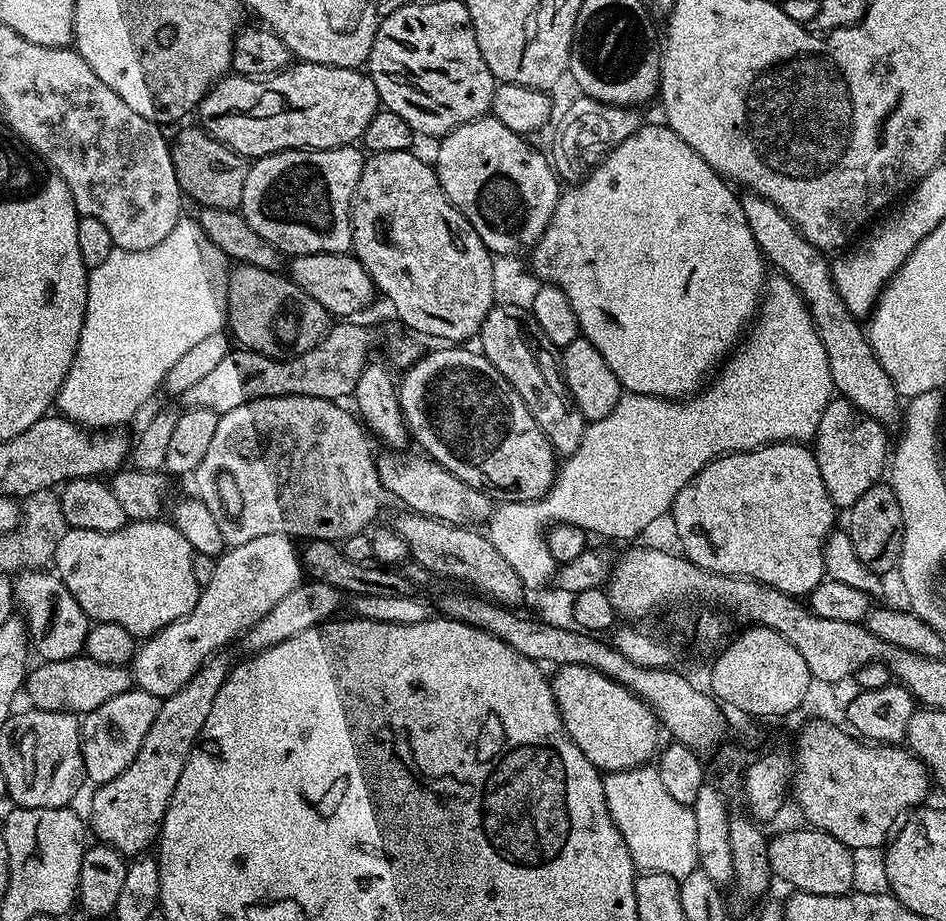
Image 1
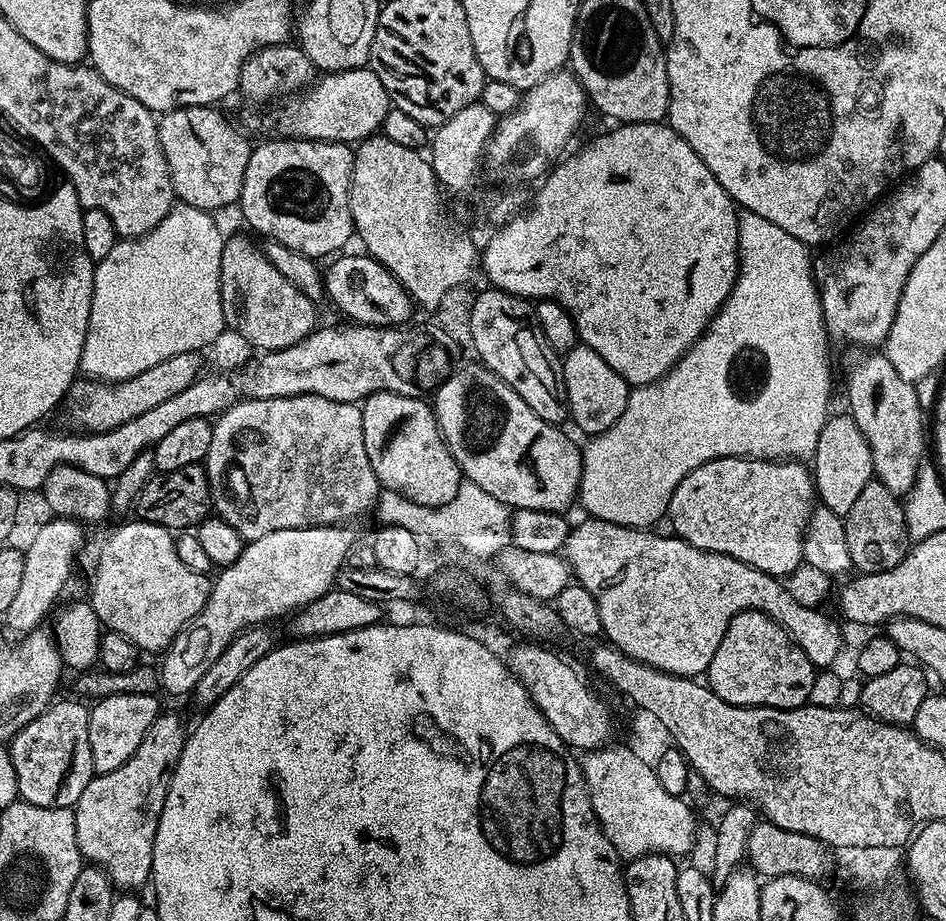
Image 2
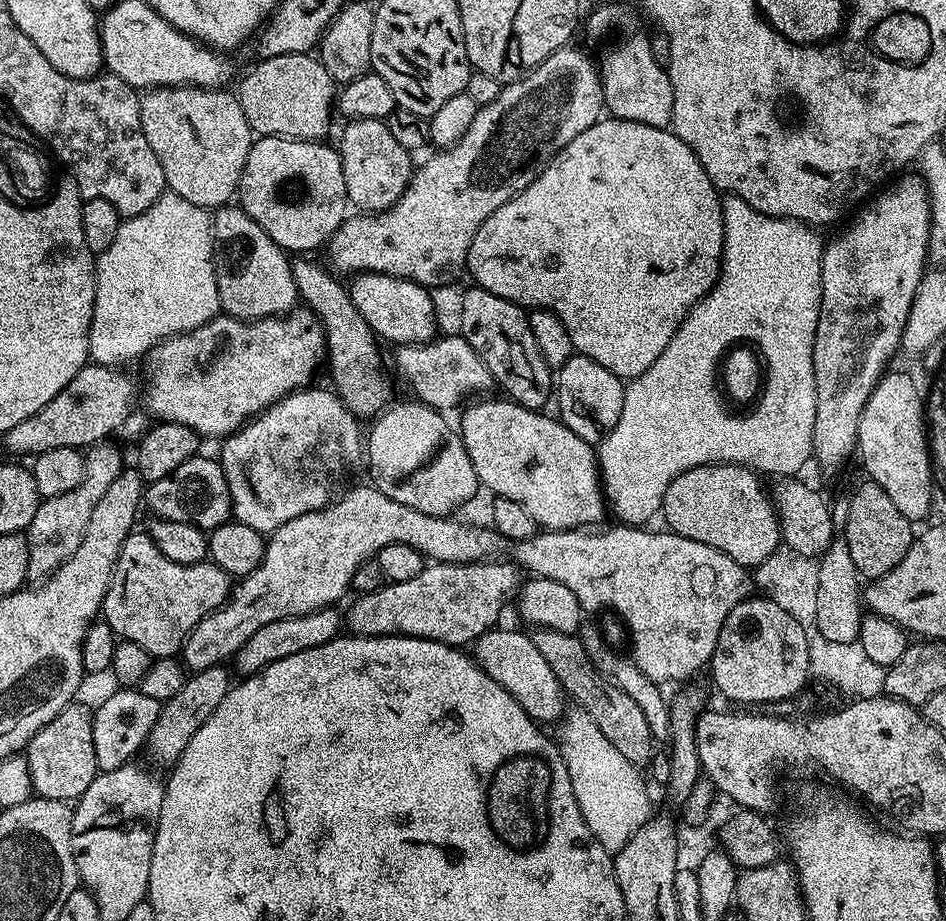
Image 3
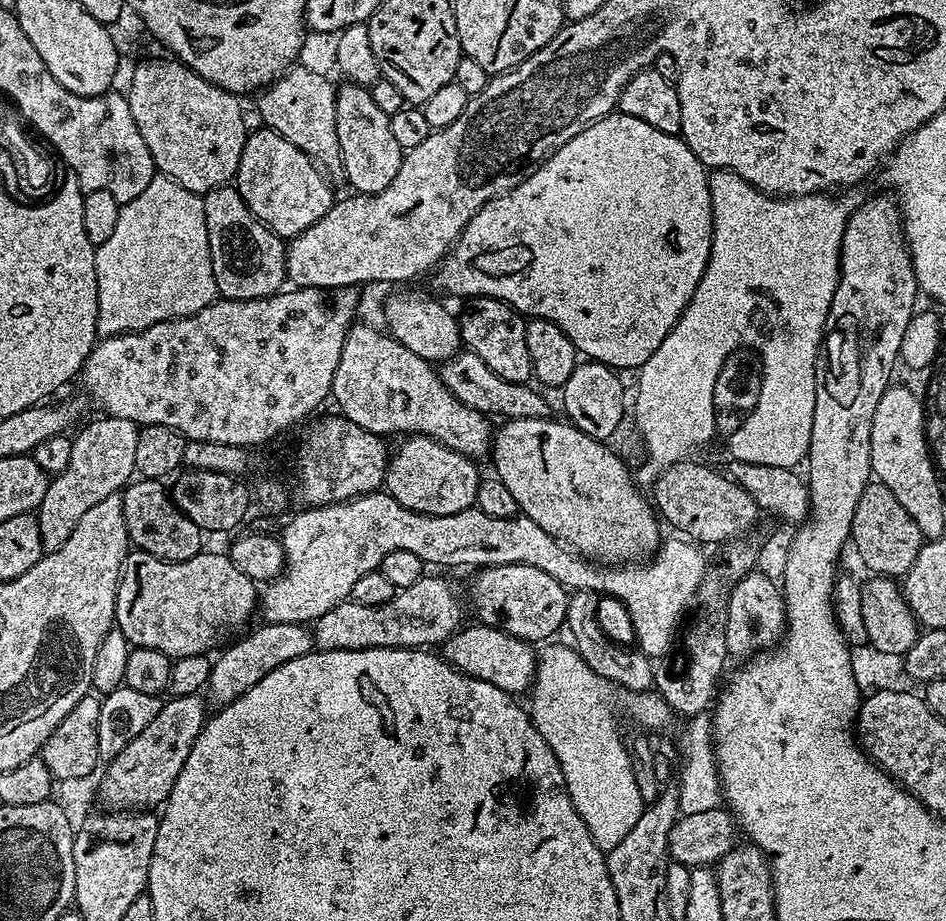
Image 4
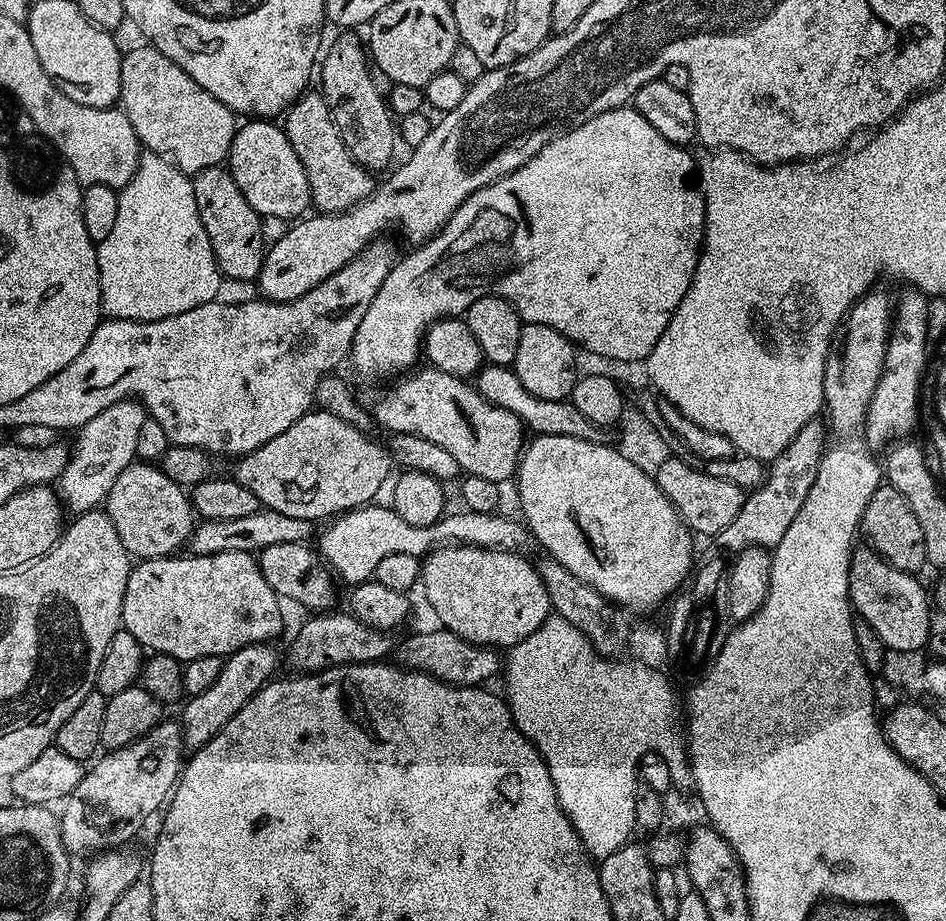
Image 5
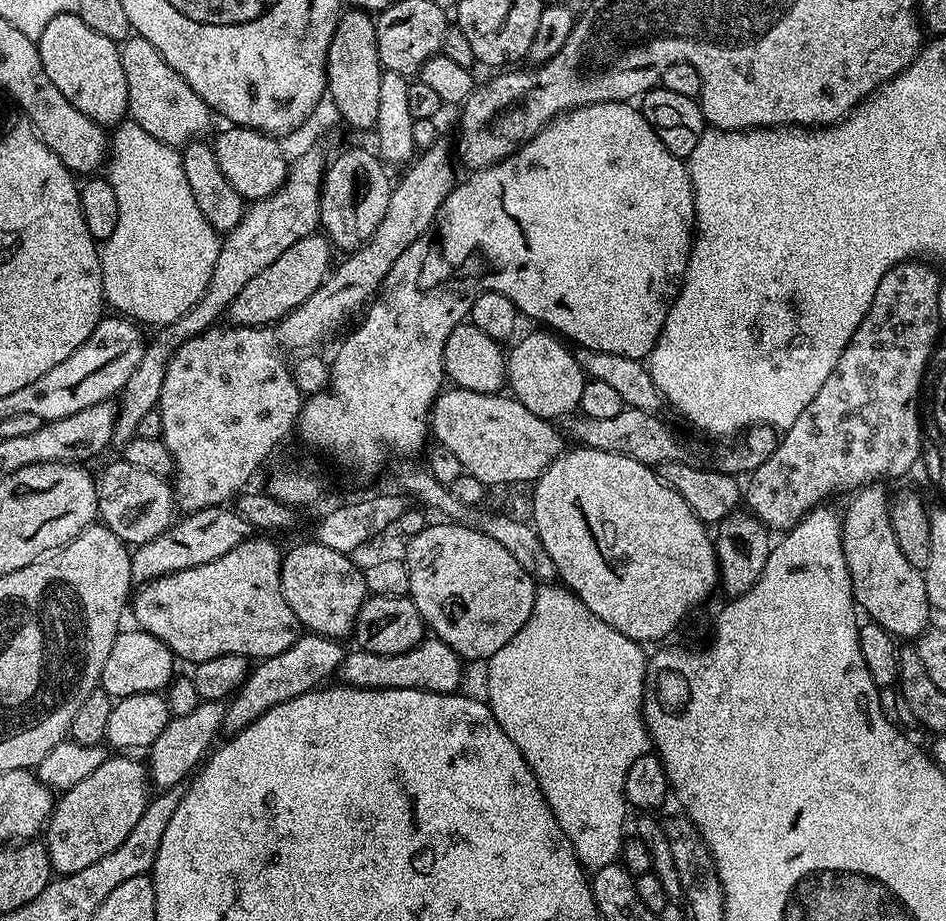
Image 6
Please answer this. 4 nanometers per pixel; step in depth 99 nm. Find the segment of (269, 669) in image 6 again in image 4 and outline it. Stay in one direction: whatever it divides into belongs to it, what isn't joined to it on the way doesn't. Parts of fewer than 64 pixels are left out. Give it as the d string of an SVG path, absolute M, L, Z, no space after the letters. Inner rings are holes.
M426 574L412 586L399 589L394 598L382 605L353 600L339 603L313 623L313 643L319 651L430 648L441 645L462 623L462 604L457 590L446 579Z

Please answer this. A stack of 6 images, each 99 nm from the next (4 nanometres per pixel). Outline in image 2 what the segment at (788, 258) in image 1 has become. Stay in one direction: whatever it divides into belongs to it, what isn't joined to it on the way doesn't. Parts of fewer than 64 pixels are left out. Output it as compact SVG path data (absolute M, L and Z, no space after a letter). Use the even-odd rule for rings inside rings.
M868 354L848 376L848 408L872 451L875 479L880 480L882 486L886 486L886 490L890 490L895 496L904 498L914 486L922 467L920 455L924 452L924 436L926 440L926 416L916 398L913 381L904 380L894 370L894 366L890 366L887 356L872 355L876 354Z

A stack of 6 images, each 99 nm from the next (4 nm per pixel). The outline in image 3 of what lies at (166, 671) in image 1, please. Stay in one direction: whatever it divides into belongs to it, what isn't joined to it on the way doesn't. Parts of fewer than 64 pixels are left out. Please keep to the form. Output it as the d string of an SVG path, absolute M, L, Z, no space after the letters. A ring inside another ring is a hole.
M360 492L357 496L341 495L327 511L311 512L292 518L290 522L271 532L264 545L264 557L256 569L239 577L228 599L216 611L202 618L202 622L198 622L198 626L194 626L192 632L184 639L182 663L185 669L189 673L196 673L208 667L223 665L231 661L247 639L266 623L310 614L316 609L335 605L335 600L343 594L344 588L346 592L351 585L356 567L373 559L374 554L380 552L383 546L406 544L431 561L460 564L481 559L487 553L484 551L488 548L488 540L484 537L485 533L478 528L460 520L454 522L449 517L422 514L421 511L411 510L408 506L386 498L381 492L369 492Z

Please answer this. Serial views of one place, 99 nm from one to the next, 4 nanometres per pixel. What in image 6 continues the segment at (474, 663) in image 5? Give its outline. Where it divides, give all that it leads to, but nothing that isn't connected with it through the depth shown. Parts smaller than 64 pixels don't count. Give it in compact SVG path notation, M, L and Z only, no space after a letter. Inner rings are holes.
M425 638L421 644L402 654L374 654L363 650L349 651L340 665L338 676L345 685L353 688L378 690L426 690L446 694L455 692L464 680L465 661L446 642Z

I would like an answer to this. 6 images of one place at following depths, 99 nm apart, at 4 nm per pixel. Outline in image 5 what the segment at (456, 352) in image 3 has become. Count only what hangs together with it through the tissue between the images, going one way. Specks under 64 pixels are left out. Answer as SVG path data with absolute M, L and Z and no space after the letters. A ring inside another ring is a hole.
M485 363L474 377L474 387L486 402L502 406L502 410L510 410L510 414L517 416L529 433L537 436L561 436L594 441L601 439L602 430L594 422L582 418L582 414L578 414L578 406L574 406L571 399L547 400L530 394L530 390L526 390L526 386L518 382L518 374L511 367Z

